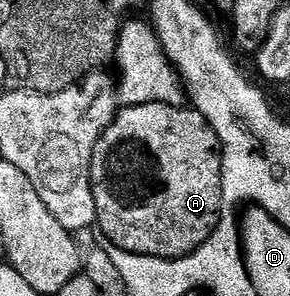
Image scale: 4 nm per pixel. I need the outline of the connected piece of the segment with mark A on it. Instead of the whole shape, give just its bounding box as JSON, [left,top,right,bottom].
[92,105,224,260]

